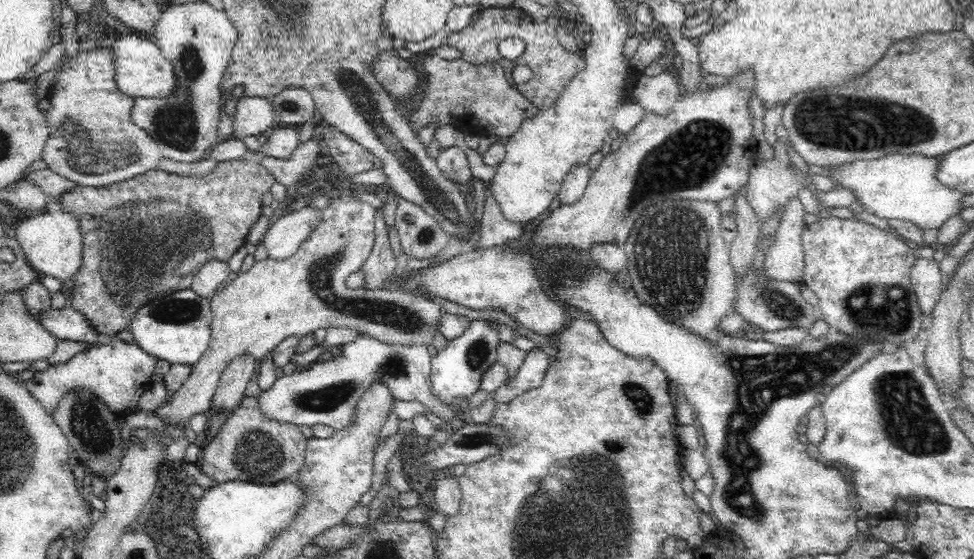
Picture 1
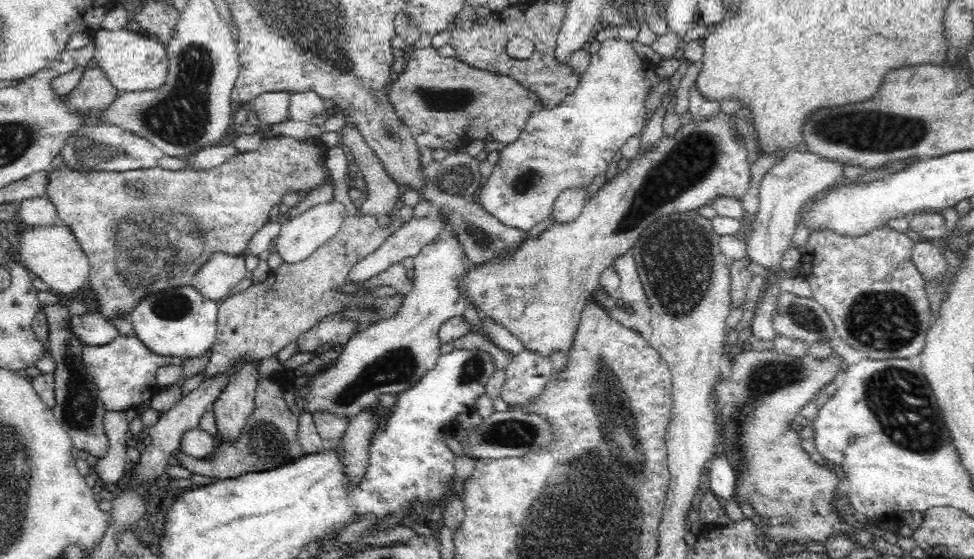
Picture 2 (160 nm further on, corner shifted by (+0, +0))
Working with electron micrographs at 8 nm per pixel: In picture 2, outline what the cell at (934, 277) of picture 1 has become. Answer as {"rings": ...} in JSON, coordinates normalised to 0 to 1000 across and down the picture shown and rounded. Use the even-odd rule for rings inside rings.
{"rings":[[[941,429],[935,453],[936,463],[944,481],[950,504],[971,490],[972,469],[966,454],[963,433]]]}

